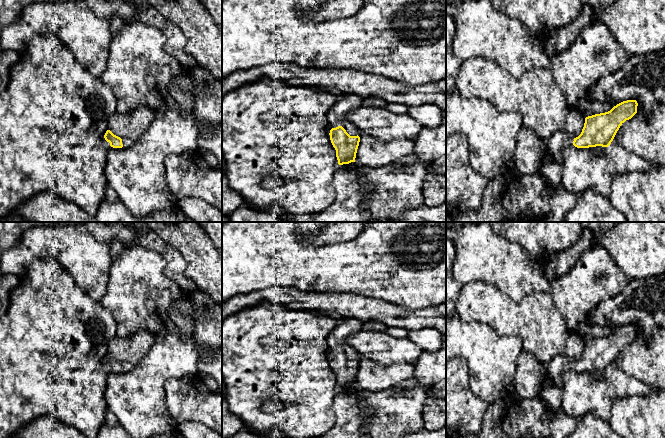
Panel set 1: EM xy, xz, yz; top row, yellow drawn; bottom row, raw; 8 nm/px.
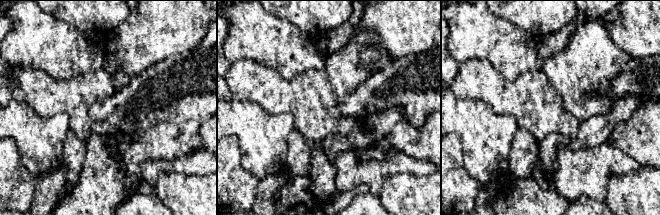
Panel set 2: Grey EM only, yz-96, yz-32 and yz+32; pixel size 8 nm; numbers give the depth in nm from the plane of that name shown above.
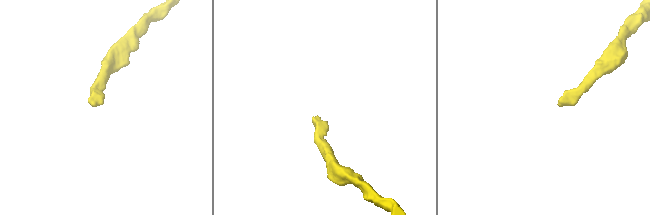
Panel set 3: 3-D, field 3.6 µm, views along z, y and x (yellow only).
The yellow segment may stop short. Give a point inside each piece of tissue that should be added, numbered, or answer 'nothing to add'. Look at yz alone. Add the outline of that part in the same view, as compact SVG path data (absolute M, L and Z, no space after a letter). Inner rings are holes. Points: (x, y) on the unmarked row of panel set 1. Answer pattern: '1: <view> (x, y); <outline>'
1: yz (554, 370); M563 355L554 357L544 369L544 375L552 381L554 386L562 387L564 383L563 374L568 368L573 368L574 361Z

